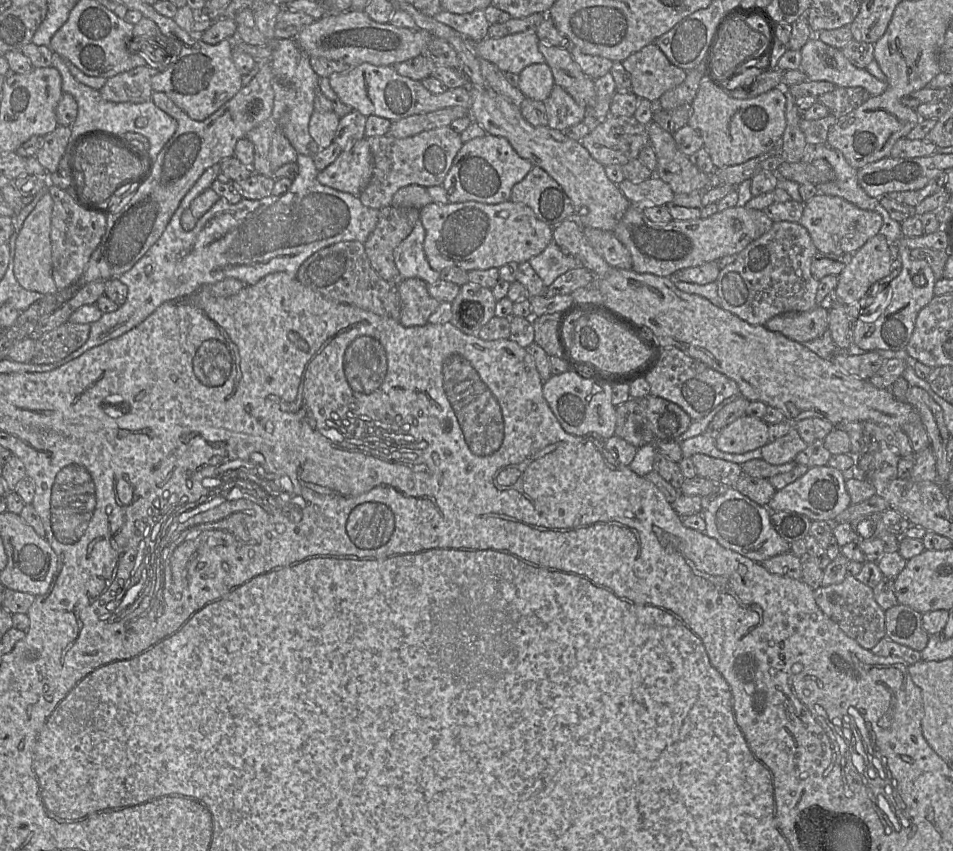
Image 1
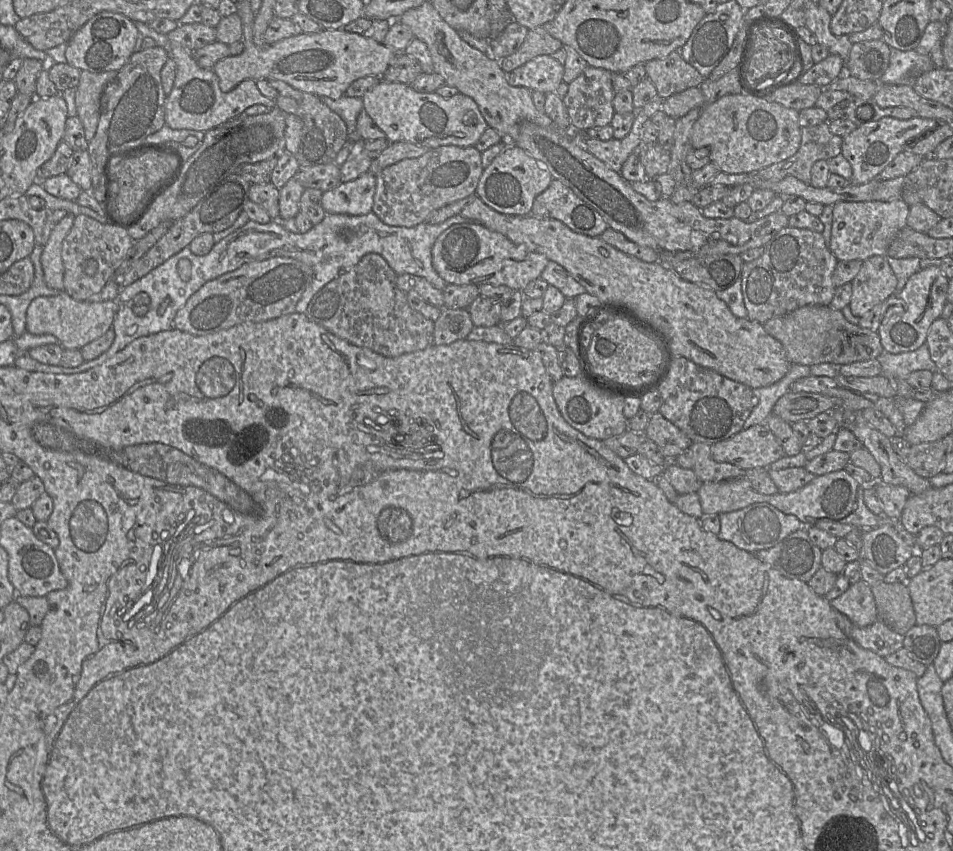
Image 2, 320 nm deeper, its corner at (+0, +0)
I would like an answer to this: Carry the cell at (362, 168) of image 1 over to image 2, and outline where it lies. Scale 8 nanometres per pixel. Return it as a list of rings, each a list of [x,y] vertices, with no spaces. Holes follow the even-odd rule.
[[[366,172],[357,179],[341,182],[334,189],[322,193],[326,213],[366,215],[372,212],[376,191],[376,175]]]

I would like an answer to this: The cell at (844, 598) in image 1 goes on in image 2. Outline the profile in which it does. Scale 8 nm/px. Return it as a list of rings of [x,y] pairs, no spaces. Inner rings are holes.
[[[881,619],[866,627],[853,626],[850,638],[862,648],[881,657],[892,654],[903,647],[904,635],[898,634]]]

